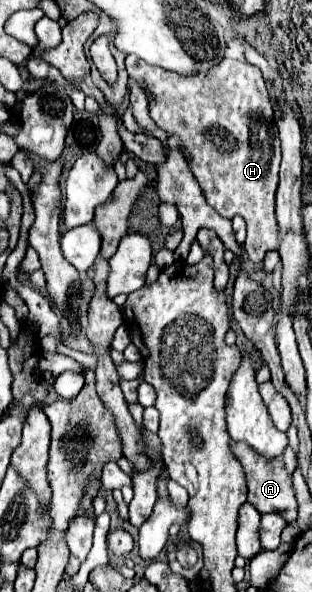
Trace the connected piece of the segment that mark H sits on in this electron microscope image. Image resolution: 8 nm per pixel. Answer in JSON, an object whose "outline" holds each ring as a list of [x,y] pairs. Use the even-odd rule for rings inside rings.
{"outline":[[[127,55],[125,66],[129,77],[137,79],[149,93],[149,109],[155,125],[181,137],[191,157],[189,167],[207,203],[223,217],[241,215],[247,221],[245,253],[253,263],[261,263],[263,255],[269,249],[279,249],[281,241],[275,215],[281,147],[261,69],[223,59],[207,75],[183,77],[151,67],[135,55]]]}

